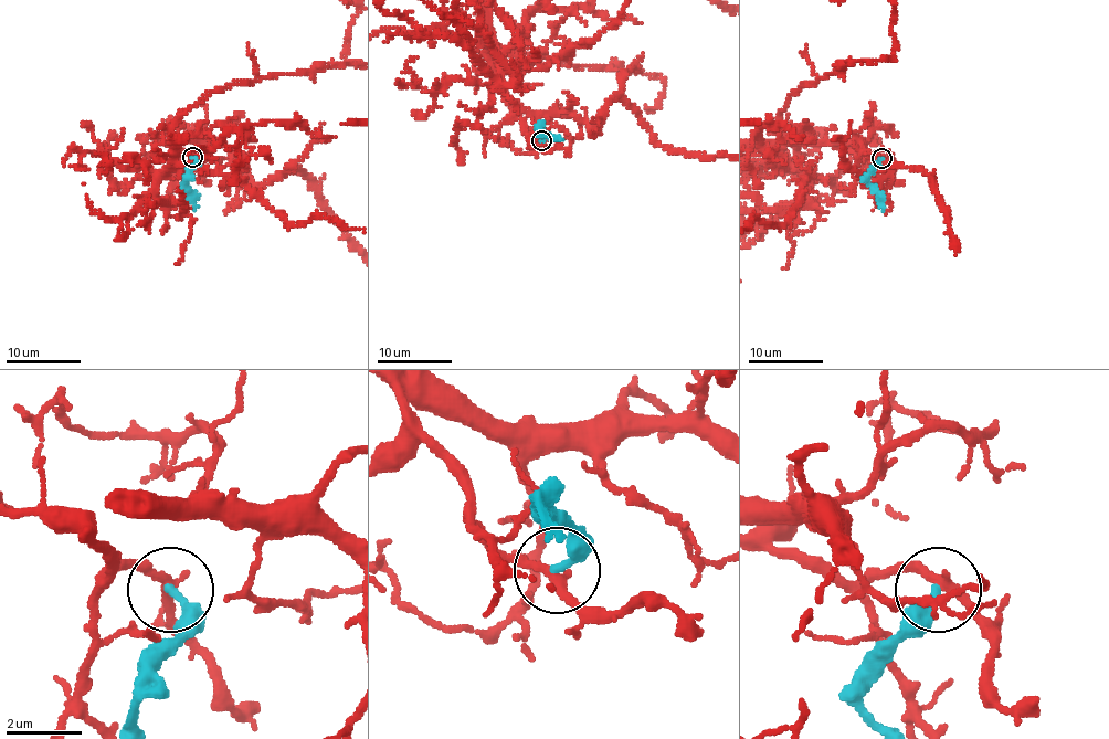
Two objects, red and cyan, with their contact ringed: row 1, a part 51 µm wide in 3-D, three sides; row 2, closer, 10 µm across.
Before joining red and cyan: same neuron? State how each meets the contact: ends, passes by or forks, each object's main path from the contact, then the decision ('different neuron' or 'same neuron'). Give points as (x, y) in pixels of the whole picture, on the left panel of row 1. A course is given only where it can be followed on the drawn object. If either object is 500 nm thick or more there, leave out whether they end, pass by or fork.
red passes by | cyan ends | cyan via (192, 157), (194, 164), (185, 182), (196, 209) | different neuron

